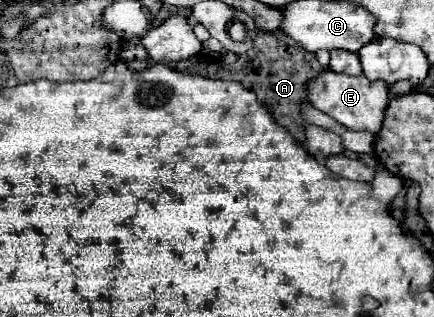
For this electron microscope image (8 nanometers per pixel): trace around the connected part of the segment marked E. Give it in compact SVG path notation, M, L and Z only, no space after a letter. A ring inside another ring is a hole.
M325 68L307 84L307 102L349 130L369 130L377 134L383 122L383 112L387 108L387 92L389 88L381 80L371 82L365 76L347 76Z

